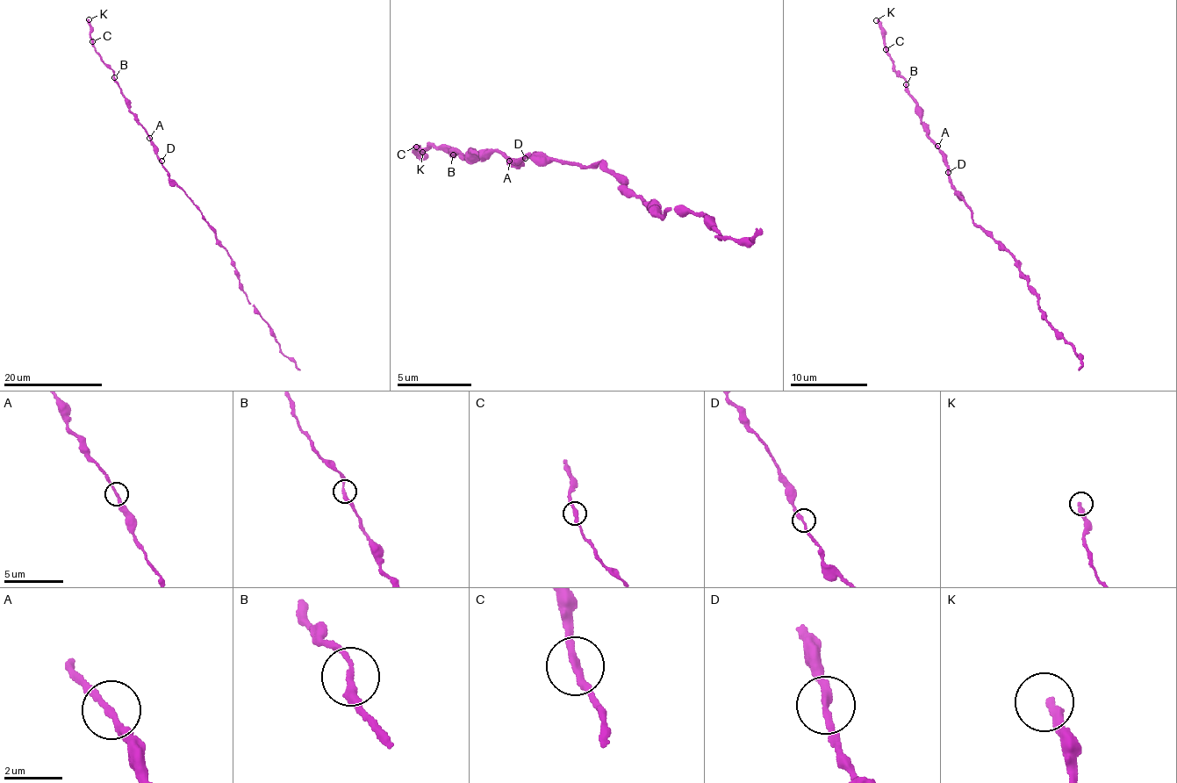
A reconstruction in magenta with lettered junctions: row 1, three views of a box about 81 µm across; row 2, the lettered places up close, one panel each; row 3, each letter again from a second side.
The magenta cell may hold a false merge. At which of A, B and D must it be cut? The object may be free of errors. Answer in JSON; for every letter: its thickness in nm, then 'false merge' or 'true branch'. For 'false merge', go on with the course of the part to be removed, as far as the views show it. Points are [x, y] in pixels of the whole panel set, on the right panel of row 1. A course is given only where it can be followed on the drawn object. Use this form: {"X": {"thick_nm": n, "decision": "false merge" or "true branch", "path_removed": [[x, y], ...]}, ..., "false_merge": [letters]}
{"A": {"thick_nm": 200, "decision": "true branch"}, "B": {"thick_nm": 240, "decision": "true branch"}, "D": {"thick_nm": 240, "decision": "true branch"}, "false_merge": []}

